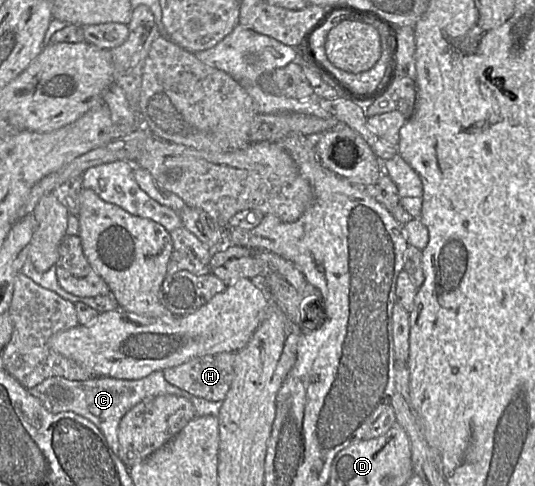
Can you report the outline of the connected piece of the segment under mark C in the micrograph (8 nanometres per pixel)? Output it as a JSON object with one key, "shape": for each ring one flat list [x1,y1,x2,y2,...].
{"shape":[[155,371,136,380,116,379,110,377,92,377,87,380,69,380,61,376,51,376,27,389,38,398,43,406,52,413,74,412,92,422,104,435,107,443,117,455,119,451,118,427,121,418,136,404,160,395,175,395,188,399,194,406,196,417,218,415,223,401,210,401,195,396,173,386,164,378,163,371]]}

